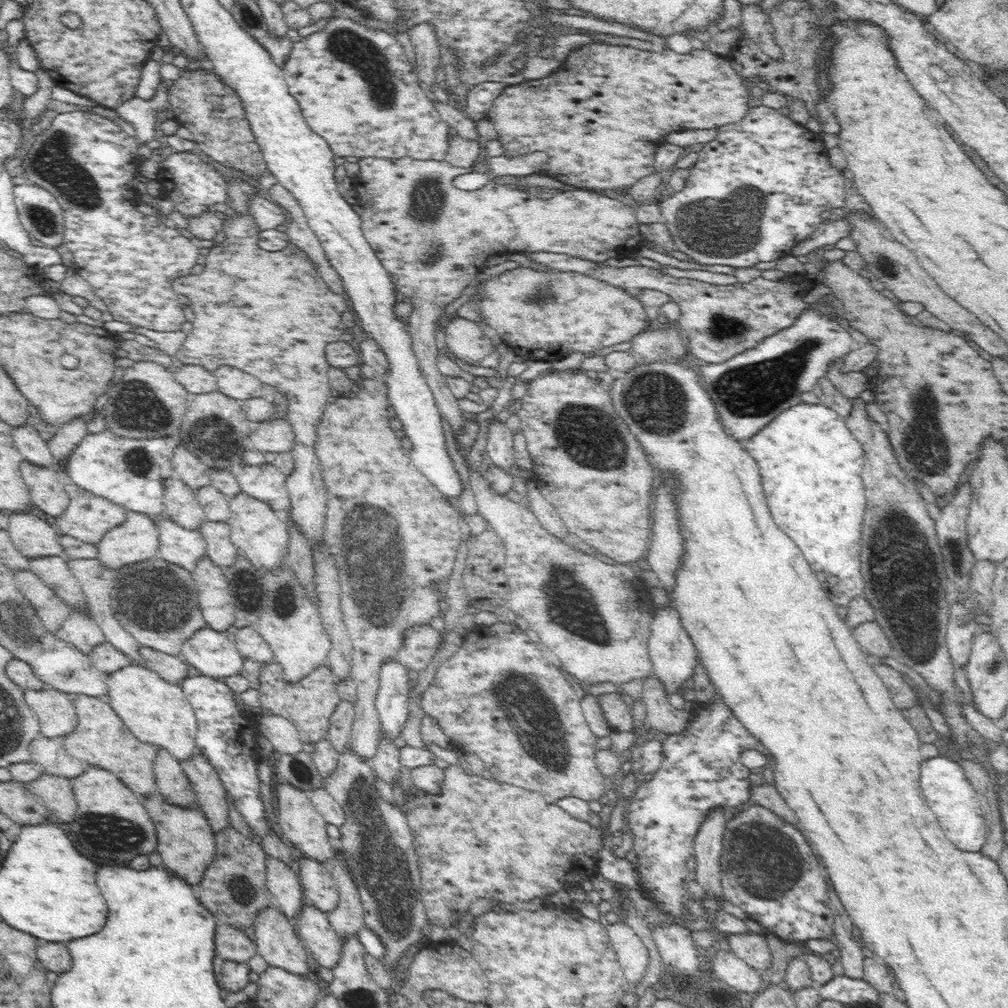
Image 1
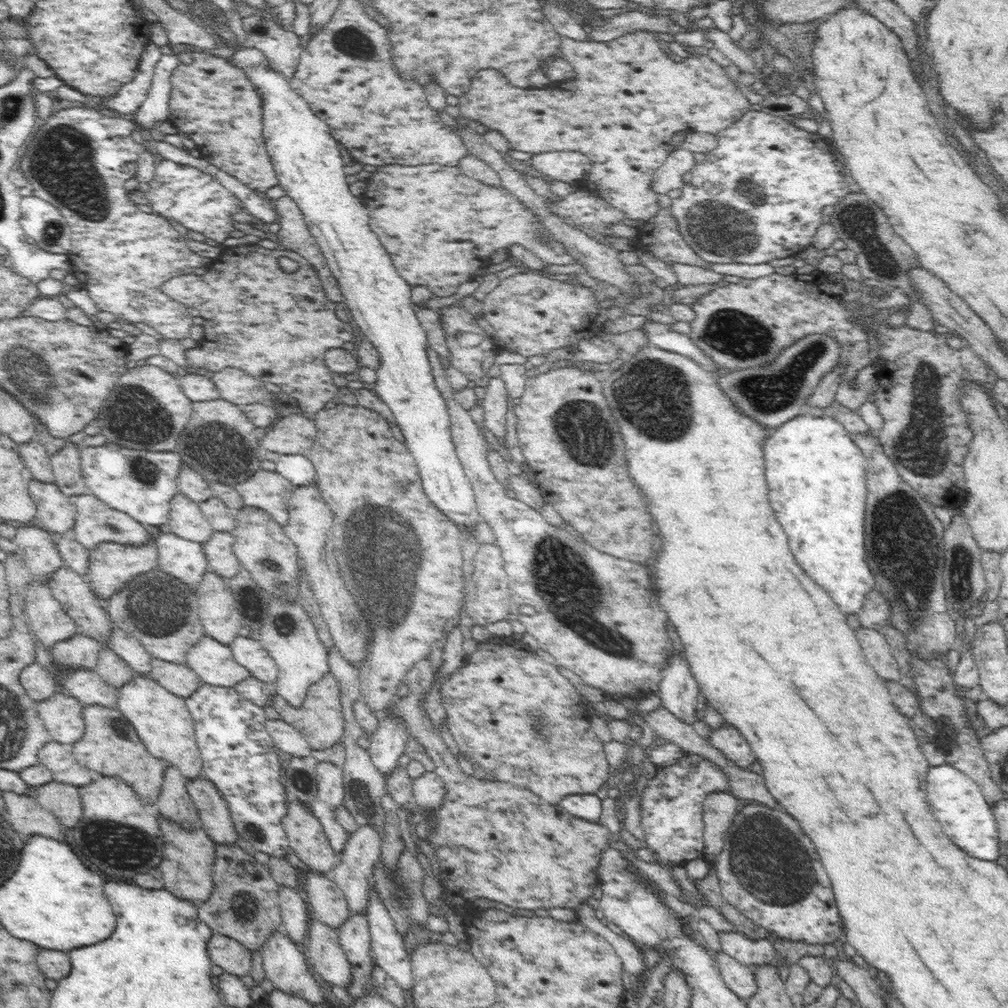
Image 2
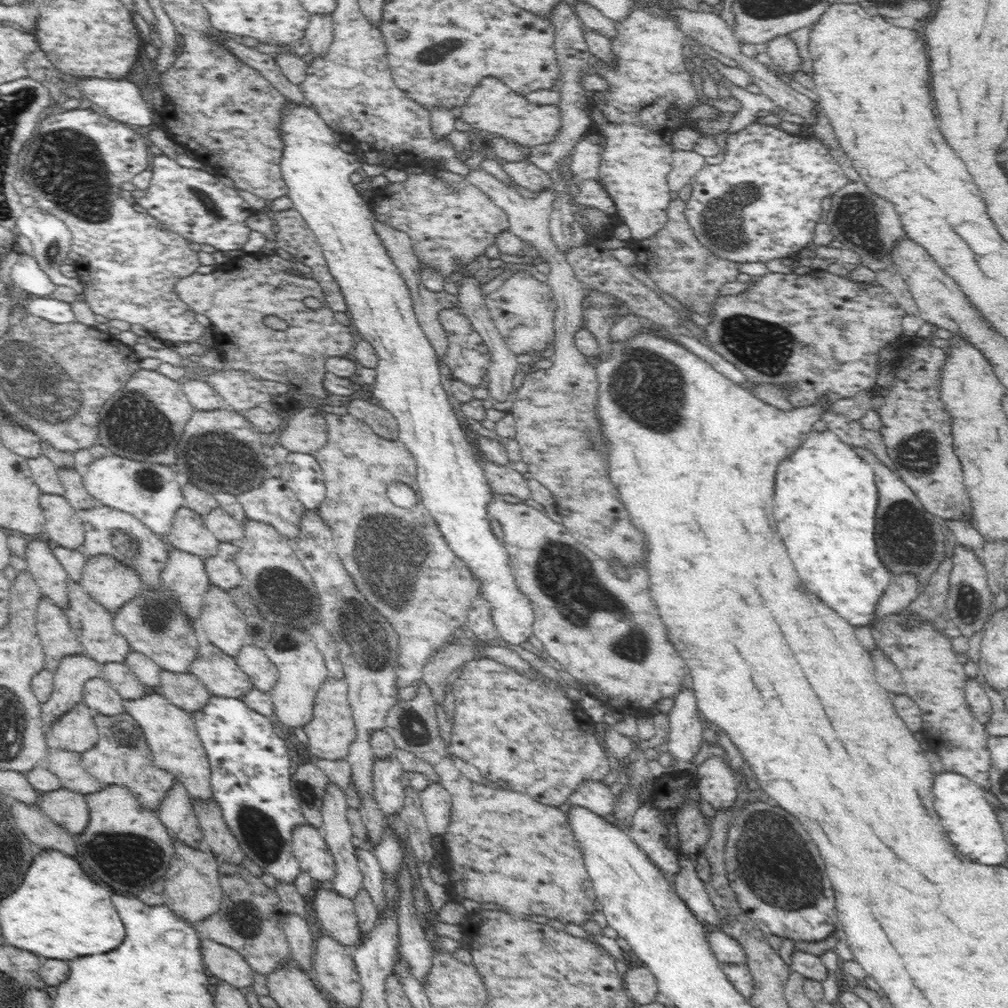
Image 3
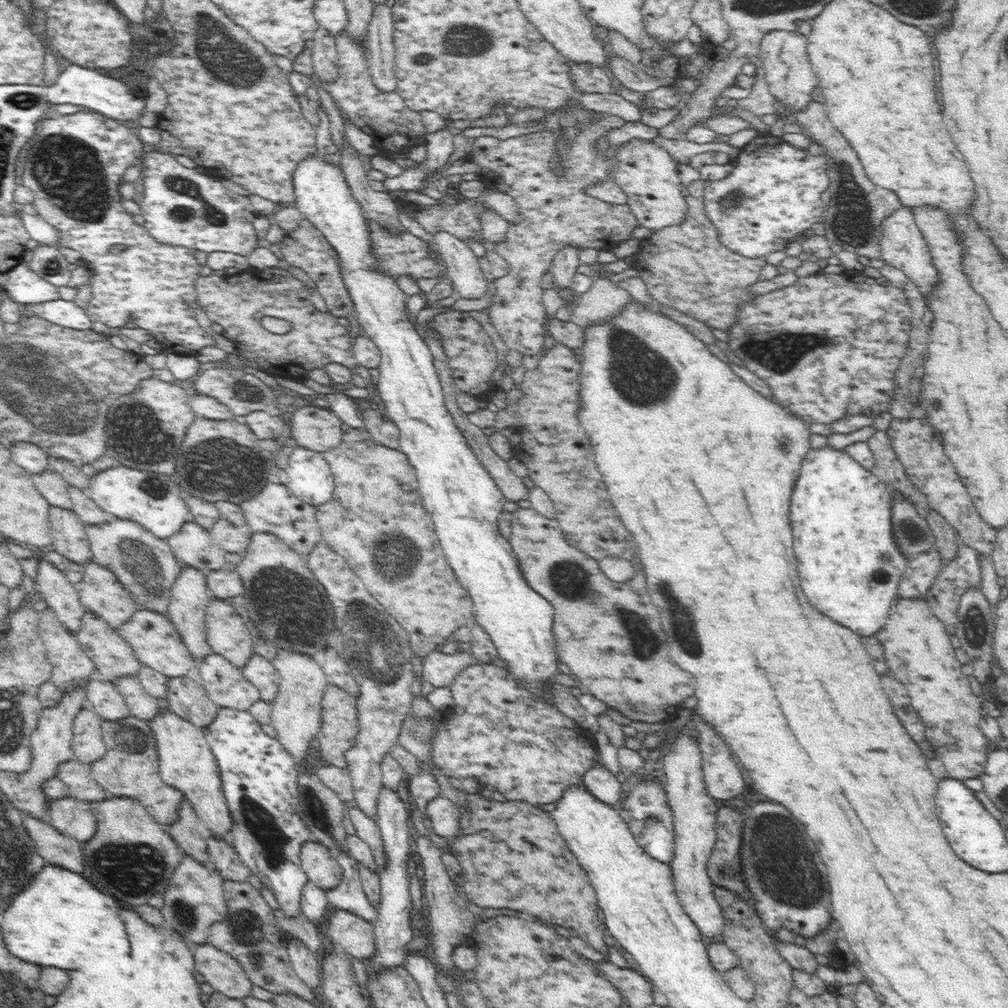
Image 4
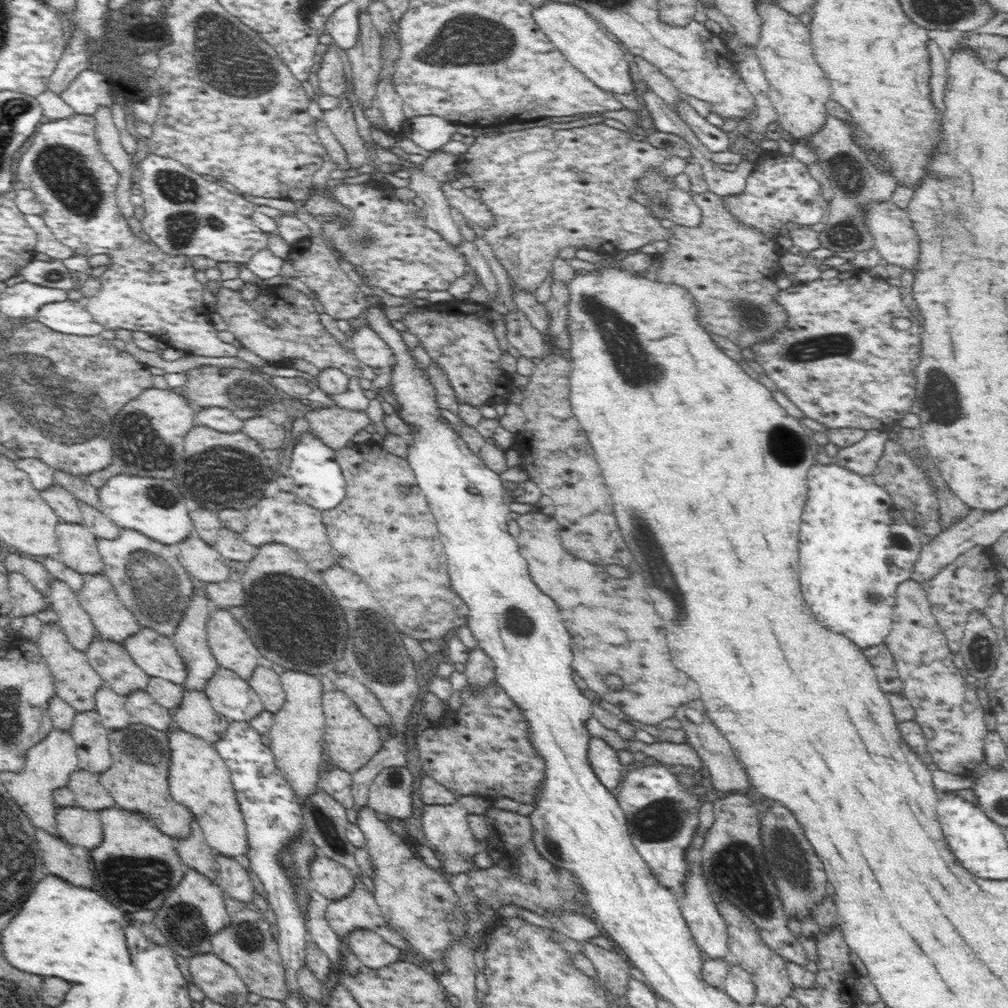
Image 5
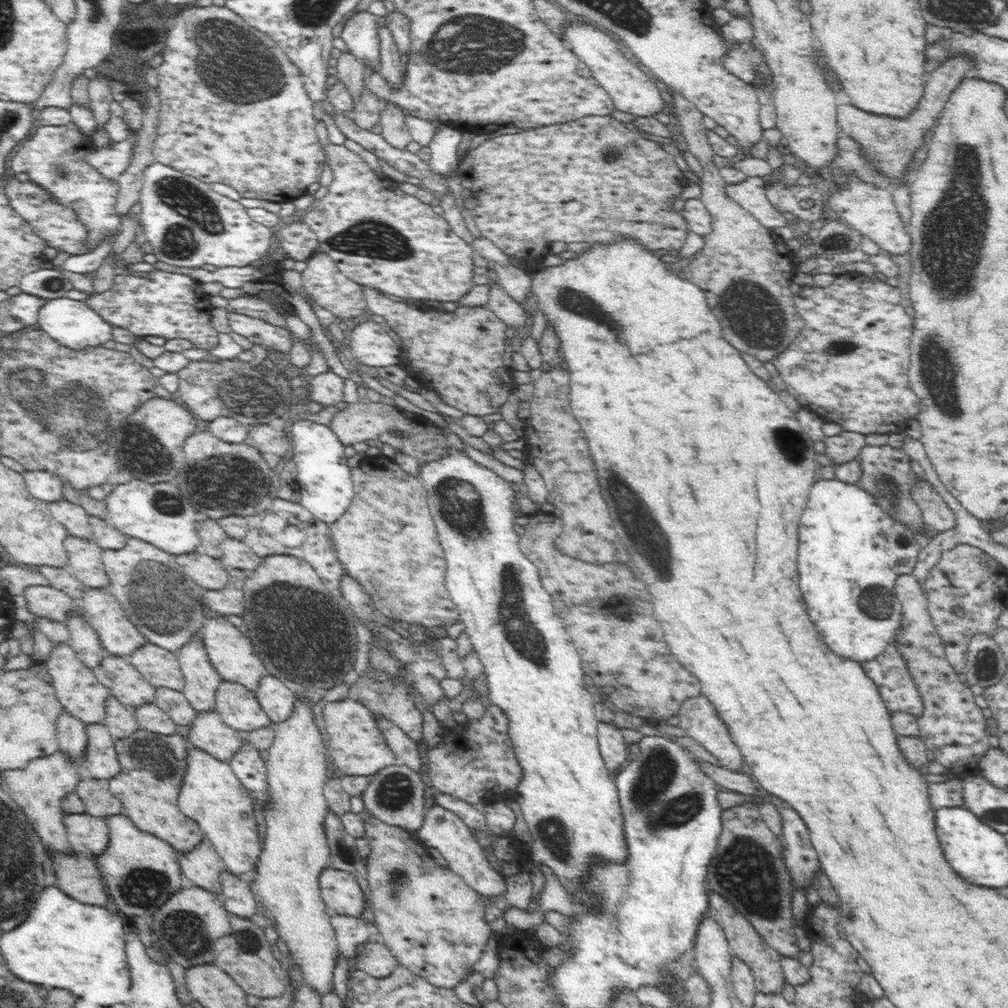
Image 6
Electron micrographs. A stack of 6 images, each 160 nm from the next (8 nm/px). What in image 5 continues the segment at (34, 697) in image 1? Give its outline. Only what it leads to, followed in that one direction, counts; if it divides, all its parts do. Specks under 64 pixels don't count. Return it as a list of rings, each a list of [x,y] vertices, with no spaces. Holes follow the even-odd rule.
[[[96,711],[76,714],[70,733],[76,742],[80,769],[101,773],[112,764],[109,732]]]

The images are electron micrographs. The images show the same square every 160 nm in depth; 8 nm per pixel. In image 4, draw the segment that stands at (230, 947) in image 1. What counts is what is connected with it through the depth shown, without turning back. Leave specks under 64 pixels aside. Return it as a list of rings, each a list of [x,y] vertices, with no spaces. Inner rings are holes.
[[[209,943],[193,946],[192,952],[196,971],[214,991],[240,1000],[251,995],[253,984],[234,958]]]

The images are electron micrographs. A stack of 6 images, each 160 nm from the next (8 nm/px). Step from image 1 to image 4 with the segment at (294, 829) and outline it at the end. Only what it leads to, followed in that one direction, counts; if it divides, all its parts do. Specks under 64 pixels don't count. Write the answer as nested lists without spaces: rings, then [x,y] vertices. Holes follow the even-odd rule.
[[[316,840],[304,842],[300,862],[309,882],[323,890],[332,890],[340,884],[342,871],[332,850]]]

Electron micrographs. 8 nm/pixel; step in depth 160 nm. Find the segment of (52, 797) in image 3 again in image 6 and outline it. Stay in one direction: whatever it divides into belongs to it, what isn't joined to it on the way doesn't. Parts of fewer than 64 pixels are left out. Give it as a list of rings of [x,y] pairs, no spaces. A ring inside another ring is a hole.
[[[87,813],[66,814],[63,822],[74,852],[96,857],[106,850],[109,841],[109,828],[104,817]]]

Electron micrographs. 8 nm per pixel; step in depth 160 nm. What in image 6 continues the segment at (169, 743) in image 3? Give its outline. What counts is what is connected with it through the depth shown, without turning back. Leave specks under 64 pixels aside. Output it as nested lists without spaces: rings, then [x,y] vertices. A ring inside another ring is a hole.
[[[198,747],[187,750],[185,773],[178,793],[178,806],[188,819],[195,821],[203,836],[224,861],[225,870],[244,874],[255,868],[262,845],[258,840],[254,805],[245,786],[238,780],[231,766]]]

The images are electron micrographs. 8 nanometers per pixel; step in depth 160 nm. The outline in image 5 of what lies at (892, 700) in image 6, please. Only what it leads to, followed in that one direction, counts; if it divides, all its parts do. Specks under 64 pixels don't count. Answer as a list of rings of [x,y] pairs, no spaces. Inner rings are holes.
[[[884,645],[871,646],[863,650],[864,655],[876,673],[878,683],[886,694],[903,694],[903,686],[898,676],[895,662],[890,649]]]

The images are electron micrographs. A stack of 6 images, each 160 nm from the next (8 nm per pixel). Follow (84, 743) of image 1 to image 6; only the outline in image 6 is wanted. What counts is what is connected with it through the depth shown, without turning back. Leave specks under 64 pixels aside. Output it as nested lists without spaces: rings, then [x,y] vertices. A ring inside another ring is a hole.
[[[142,728],[126,738],[115,739],[120,772],[109,780],[110,792],[121,800],[121,813],[132,819],[140,830],[170,843],[179,854],[190,852],[204,838],[198,824],[188,819],[178,806],[178,793],[185,773],[187,740],[185,731],[156,734]]]

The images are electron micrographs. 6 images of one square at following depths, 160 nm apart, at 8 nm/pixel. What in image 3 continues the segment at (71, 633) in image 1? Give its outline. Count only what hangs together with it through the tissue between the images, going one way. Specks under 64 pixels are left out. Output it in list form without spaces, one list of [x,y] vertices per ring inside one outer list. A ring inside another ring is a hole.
[[[86,654],[66,655],[60,659],[53,672],[51,697],[41,703],[41,717],[44,718],[44,734],[51,736],[55,720],[67,713],[75,704],[83,702],[83,690],[90,678],[98,676],[101,664]]]

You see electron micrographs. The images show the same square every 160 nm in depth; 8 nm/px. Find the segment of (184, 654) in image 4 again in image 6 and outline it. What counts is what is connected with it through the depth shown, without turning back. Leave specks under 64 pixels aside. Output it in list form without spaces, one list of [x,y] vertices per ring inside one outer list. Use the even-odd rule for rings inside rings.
[[[147,641],[126,659],[142,673],[154,689],[170,688],[181,692],[184,689],[184,675],[176,653],[170,653]]]

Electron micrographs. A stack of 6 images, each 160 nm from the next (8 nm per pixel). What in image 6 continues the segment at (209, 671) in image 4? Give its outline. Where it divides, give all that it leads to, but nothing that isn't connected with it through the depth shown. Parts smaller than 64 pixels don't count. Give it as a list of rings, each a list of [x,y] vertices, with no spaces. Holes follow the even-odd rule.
[[[221,679],[216,690],[215,710],[224,722],[244,733],[274,724],[262,710],[255,694],[244,685]]]

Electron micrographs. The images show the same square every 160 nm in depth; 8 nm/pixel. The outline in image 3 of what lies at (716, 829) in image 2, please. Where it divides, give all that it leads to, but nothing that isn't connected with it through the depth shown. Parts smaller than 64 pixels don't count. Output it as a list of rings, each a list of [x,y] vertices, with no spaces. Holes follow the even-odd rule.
[[[712,755],[697,766],[696,780],[702,800],[709,803],[713,811],[730,808],[736,800],[737,781],[732,775],[726,757]]]

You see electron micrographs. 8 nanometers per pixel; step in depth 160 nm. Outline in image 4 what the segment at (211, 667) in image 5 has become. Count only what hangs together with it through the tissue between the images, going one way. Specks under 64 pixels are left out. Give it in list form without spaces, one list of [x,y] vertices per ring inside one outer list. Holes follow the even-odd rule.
[[[182,565],[179,575],[175,578],[172,586],[169,588],[169,605],[167,608],[167,617],[176,627],[176,632],[180,633],[184,645],[192,653],[196,662],[203,661],[204,657],[212,654],[212,647],[208,644],[205,633],[205,616],[207,613],[207,602],[213,598],[212,592],[208,588],[206,577],[202,571],[194,569],[188,565]]]

